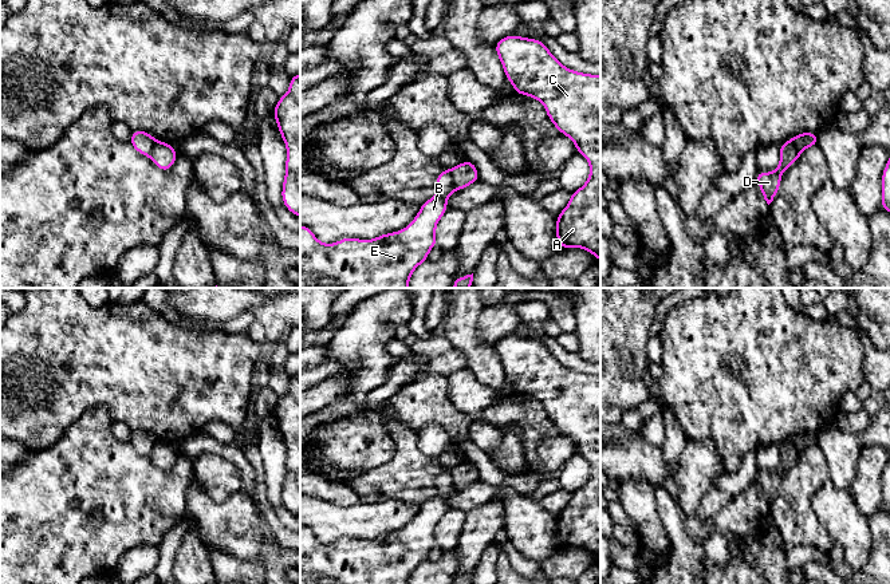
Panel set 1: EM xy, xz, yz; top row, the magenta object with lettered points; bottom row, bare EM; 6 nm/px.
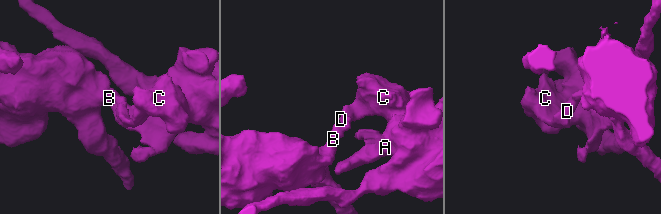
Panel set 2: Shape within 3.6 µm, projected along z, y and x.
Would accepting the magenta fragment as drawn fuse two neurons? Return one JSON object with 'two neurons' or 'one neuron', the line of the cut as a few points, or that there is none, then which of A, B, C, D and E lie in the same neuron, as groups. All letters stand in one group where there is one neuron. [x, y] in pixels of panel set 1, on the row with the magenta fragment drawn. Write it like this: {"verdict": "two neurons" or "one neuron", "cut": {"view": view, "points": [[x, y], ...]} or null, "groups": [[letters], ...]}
{"verdict": "two neurons", "cut": {"view": "xz", "points": [[448, 170], [457, 188]]}, "groups": [["A", "C", "D"], ["B", "E"]]}

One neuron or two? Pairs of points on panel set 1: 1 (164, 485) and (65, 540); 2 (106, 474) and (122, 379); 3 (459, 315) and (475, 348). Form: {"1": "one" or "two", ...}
{"1": "one", "2": "two", "3": "one"}

